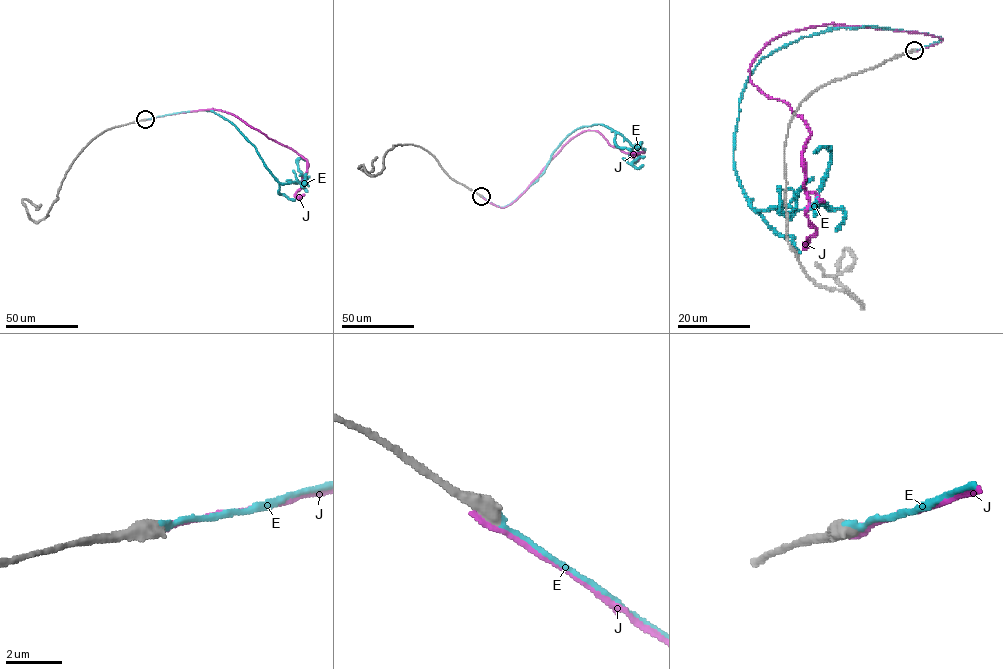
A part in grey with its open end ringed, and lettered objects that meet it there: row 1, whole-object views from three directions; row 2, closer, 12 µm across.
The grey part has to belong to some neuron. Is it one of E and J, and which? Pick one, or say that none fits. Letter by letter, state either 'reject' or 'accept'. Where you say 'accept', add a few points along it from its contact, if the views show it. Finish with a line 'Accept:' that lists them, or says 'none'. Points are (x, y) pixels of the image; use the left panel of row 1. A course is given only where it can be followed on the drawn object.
E: accept | via (145, 119), (213, 111), (254, 146), (266, 167), (282, 183), (302, 182), (297, 161), (307, 159)
J: reject
Accept: E

